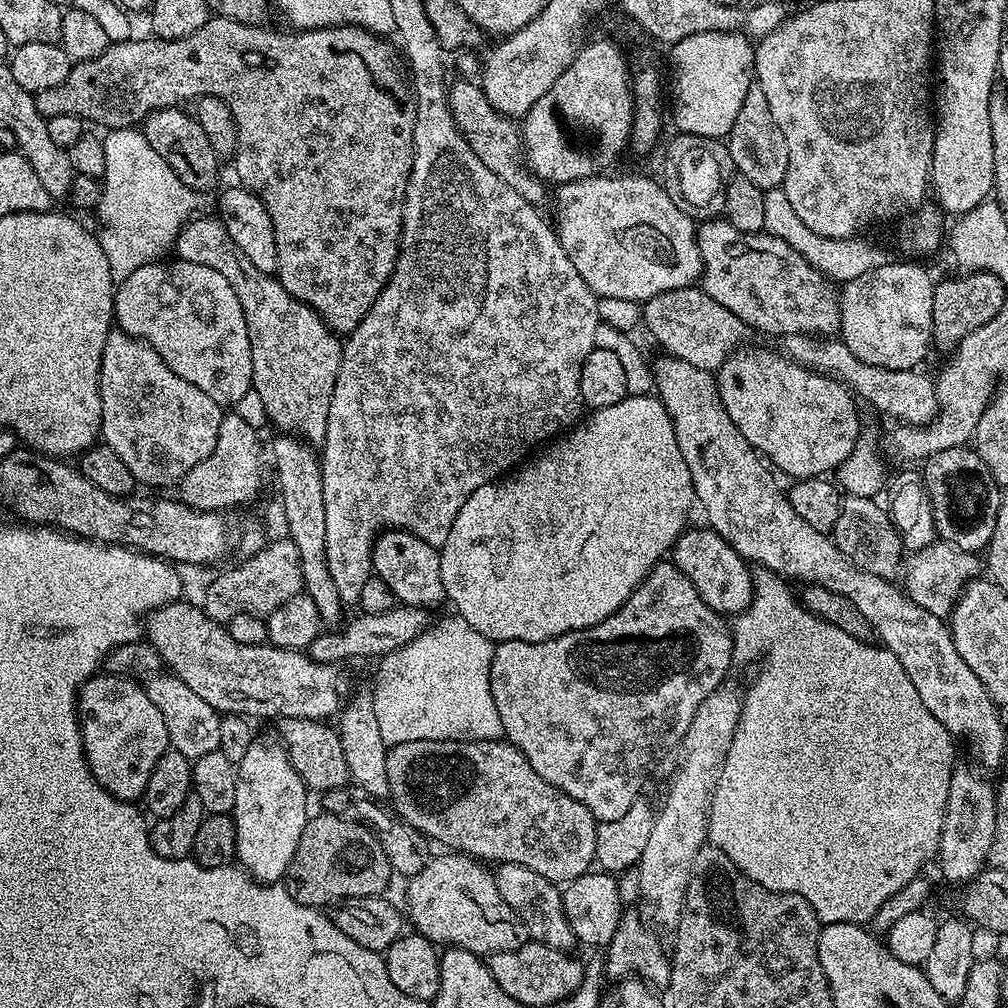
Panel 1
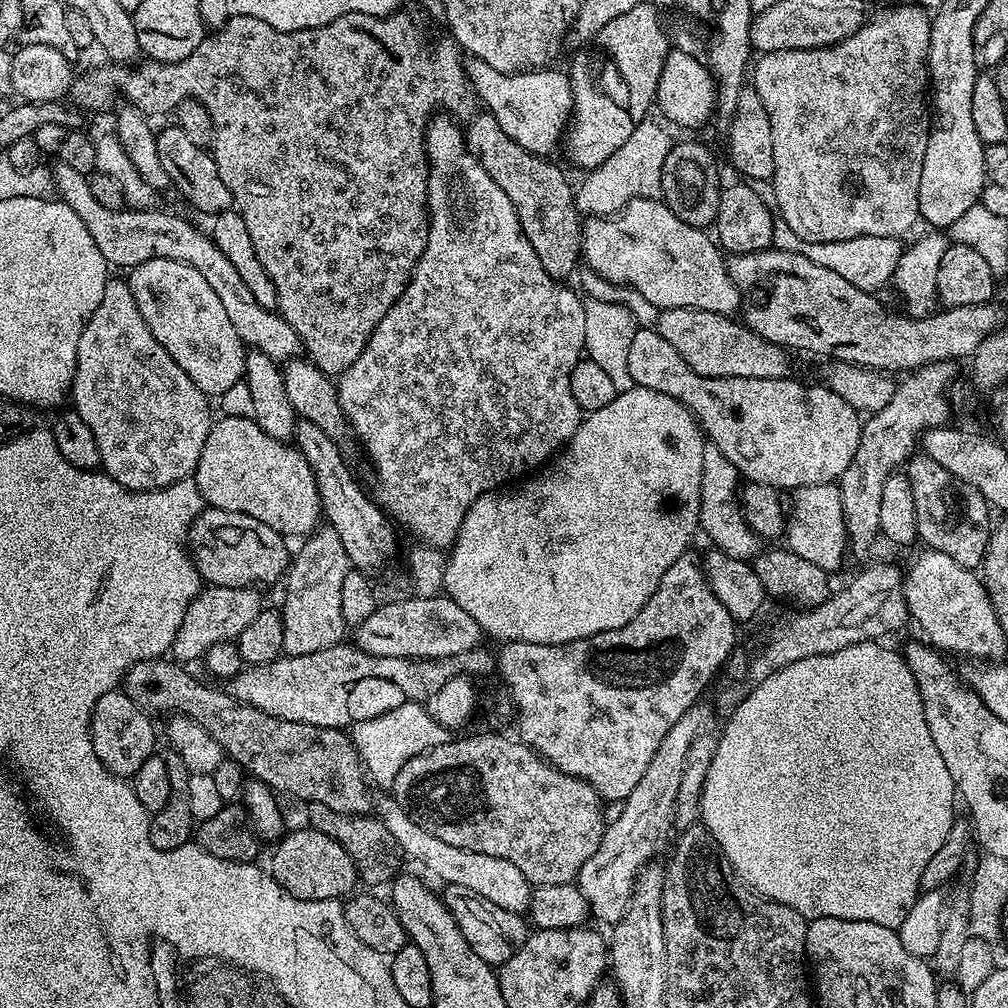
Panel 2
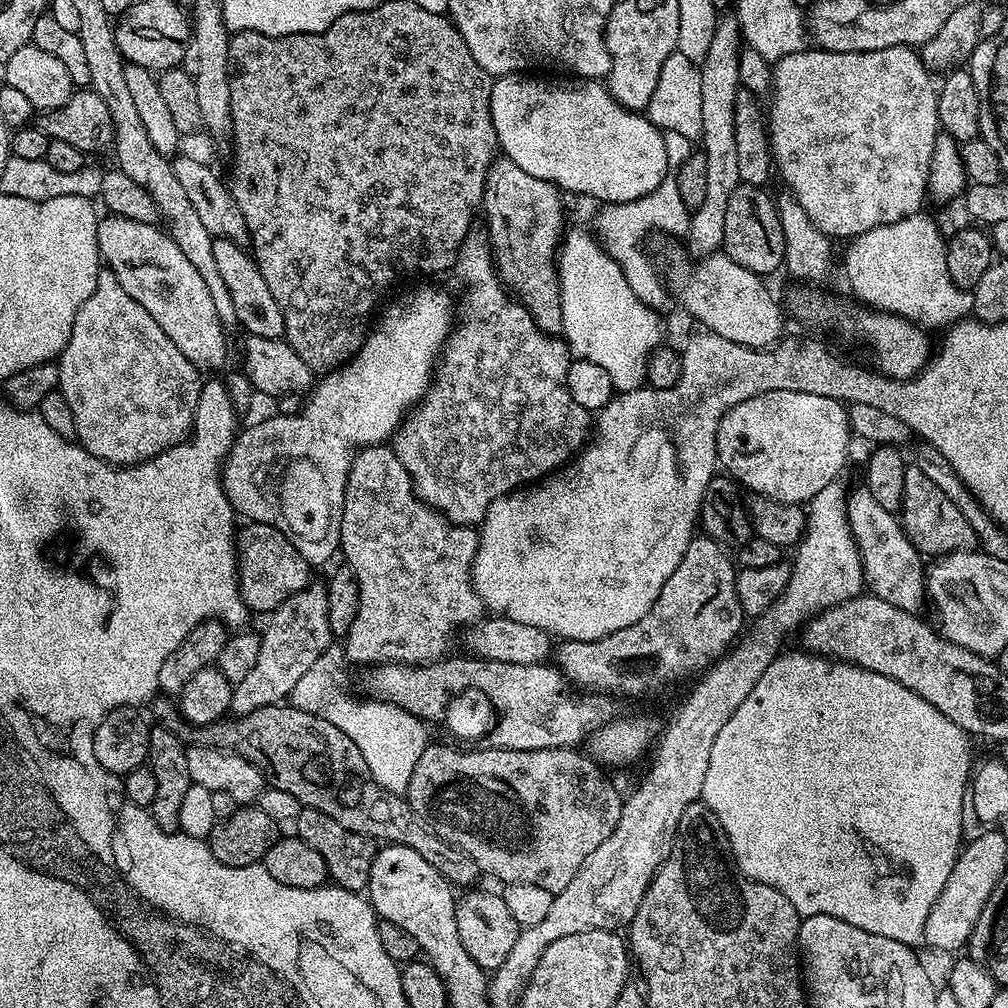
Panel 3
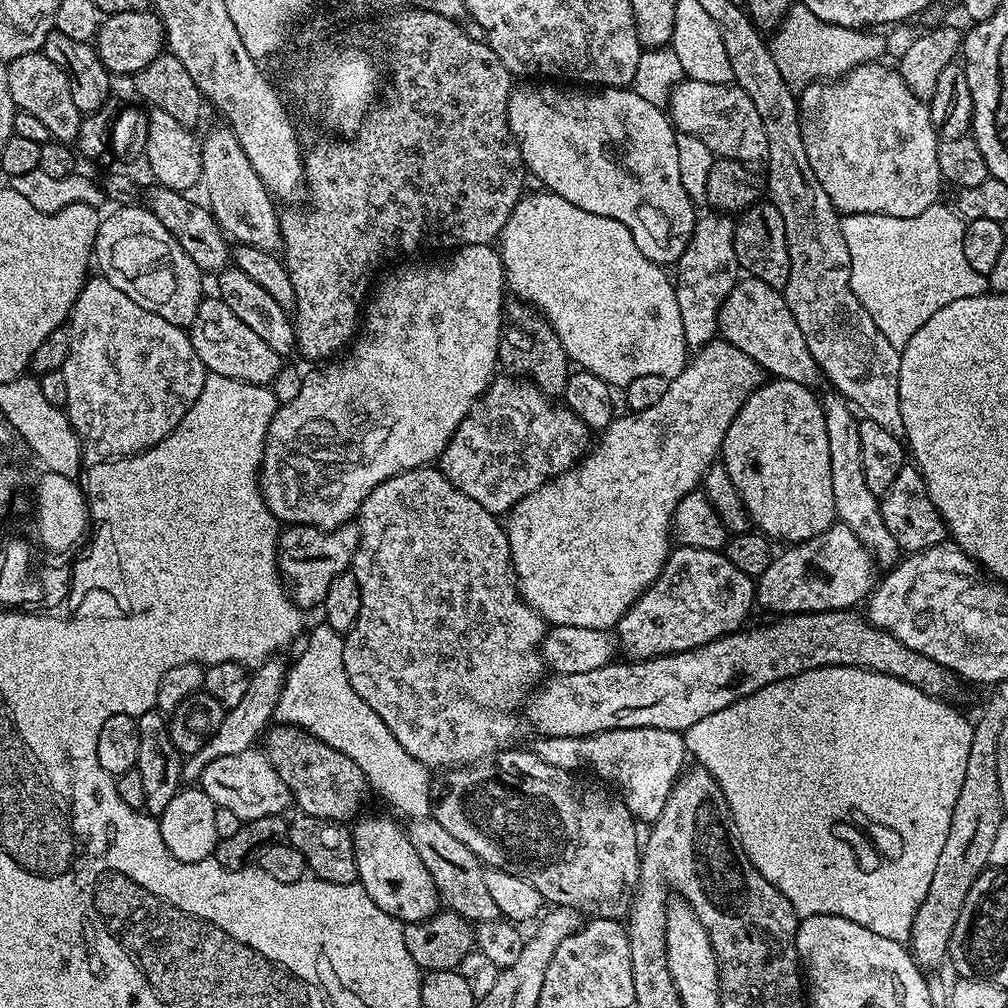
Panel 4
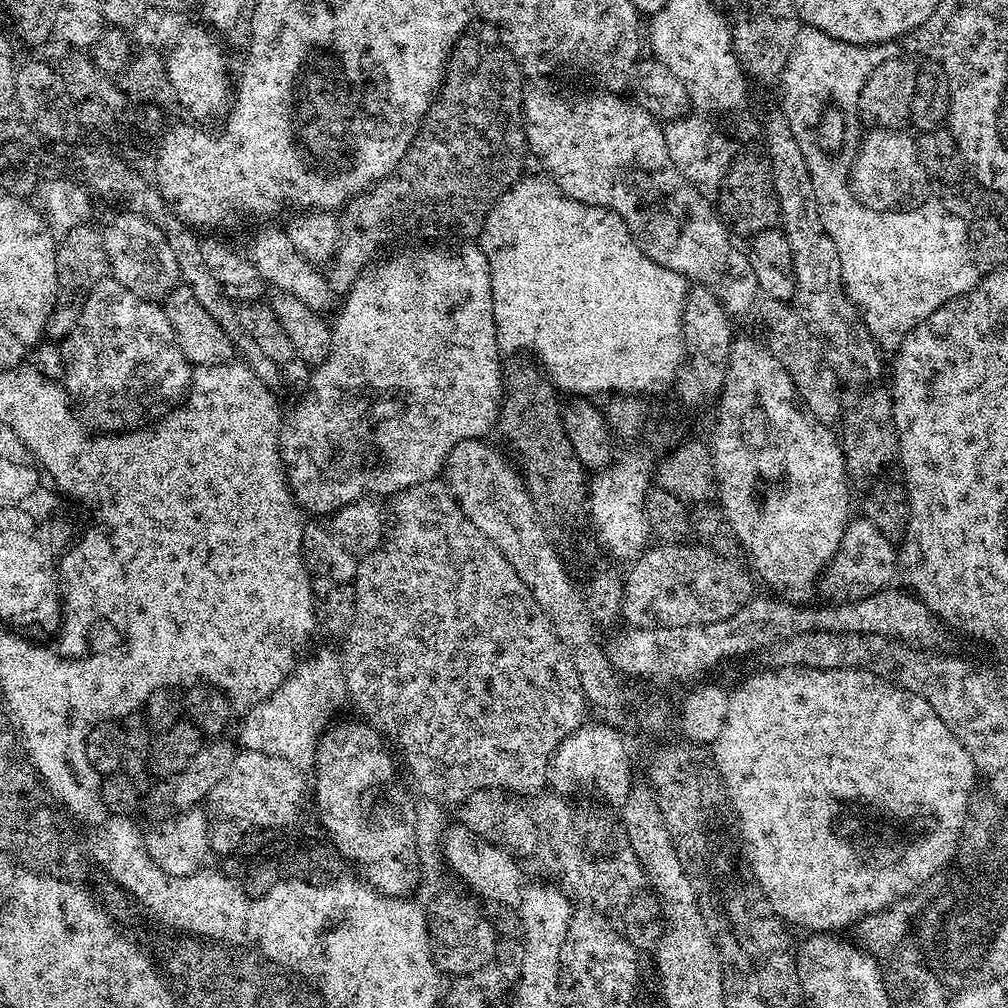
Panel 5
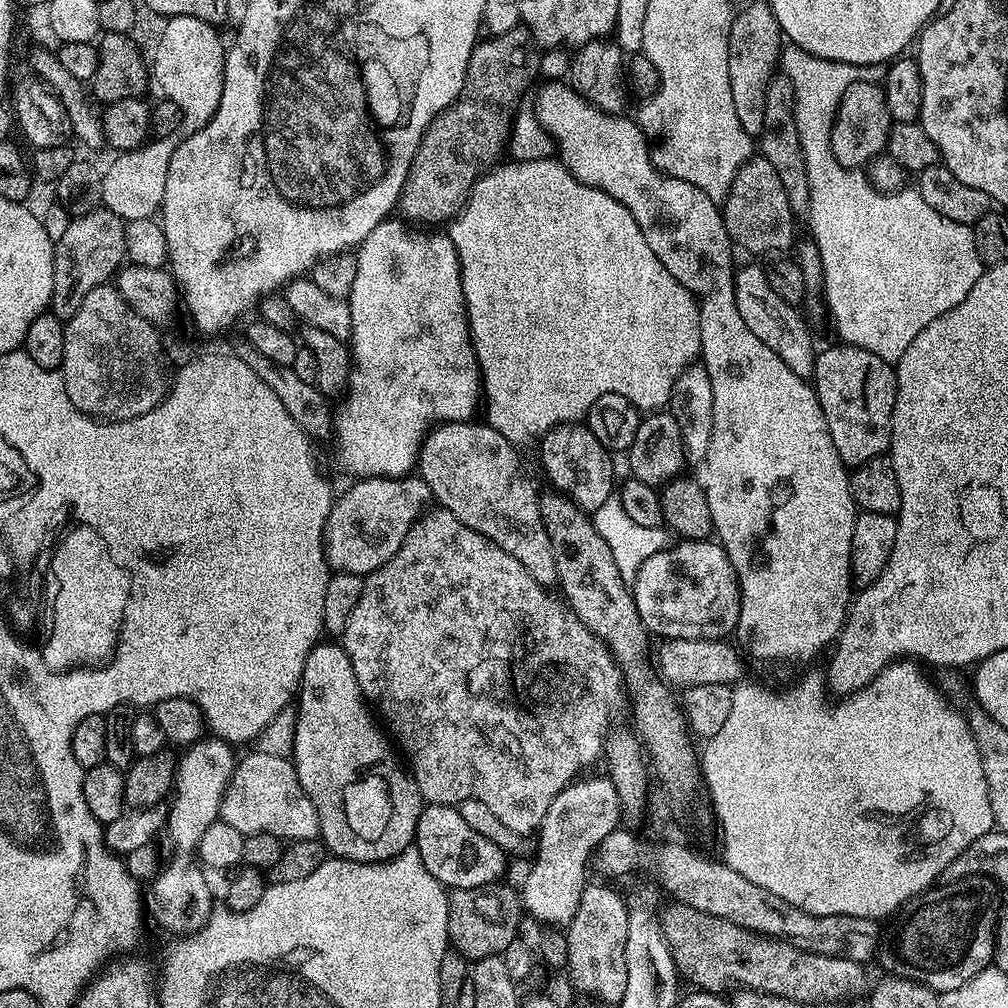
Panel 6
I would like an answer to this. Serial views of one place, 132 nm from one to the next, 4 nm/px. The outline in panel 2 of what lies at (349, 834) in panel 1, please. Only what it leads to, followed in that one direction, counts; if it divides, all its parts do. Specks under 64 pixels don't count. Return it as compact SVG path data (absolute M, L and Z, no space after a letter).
M310 826L303 827L280 837L275 845L276 853L272 856L270 875L299 900L335 900L347 897L353 891L351 888L358 884L356 864L350 854L334 838Z

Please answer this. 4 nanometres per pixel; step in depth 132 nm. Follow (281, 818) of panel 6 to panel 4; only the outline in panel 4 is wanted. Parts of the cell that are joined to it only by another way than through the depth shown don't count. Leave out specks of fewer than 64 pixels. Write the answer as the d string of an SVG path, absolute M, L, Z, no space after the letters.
M248 748L242 754L230 754L226 758L214 758L206 770L202 770L198 787L215 802L217 808L231 810L238 814L243 822L254 818L279 816L287 813L289 804L293 803L290 790L282 778L278 778L278 770L270 762L267 752Z

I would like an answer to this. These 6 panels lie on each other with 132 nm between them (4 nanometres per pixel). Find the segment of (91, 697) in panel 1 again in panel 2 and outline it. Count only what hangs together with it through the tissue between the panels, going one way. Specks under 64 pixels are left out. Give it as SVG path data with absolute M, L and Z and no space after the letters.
M122 690L107 692L98 698L92 715L92 741L94 754L115 776L130 778L157 751L156 732L152 729L153 717L143 712Z

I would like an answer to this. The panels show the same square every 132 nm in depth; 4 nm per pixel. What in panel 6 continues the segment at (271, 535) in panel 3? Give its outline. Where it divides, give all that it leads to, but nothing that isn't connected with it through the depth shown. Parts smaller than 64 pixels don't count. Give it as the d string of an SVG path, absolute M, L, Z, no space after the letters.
M419 474L407 476L365 476L352 482L344 493L335 497L328 521L324 527L324 558L329 569L336 572L349 572L365 577L378 570L391 556L399 550L406 534L424 515L432 500L432 492Z

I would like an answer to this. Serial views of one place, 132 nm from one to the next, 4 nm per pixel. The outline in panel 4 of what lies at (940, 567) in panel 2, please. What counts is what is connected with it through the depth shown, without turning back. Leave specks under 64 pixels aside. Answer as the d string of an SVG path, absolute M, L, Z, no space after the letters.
M828 390L822 396L824 417L826 418L826 436L830 438L830 486L834 486L836 520L850 526L858 534L858 542L866 546L873 561L880 566L892 566L901 559L902 553L894 534L886 530L882 522L880 500L866 486L866 474L862 471L862 441L858 435L860 420L851 404L835 390Z

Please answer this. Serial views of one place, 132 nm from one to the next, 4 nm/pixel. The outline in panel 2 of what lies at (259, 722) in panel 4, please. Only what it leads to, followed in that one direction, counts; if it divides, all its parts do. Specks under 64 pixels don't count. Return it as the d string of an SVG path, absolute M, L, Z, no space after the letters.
M331 526L317 527L311 536L303 541L300 553L291 557L286 581L288 589L284 592L284 643L283 655L297 656L298 654L314 654L314 650L326 650L330 646L341 643L345 639L346 625L342 618L342 582L350 570L346 546L342 546L342 538L338 538L335 528Z

